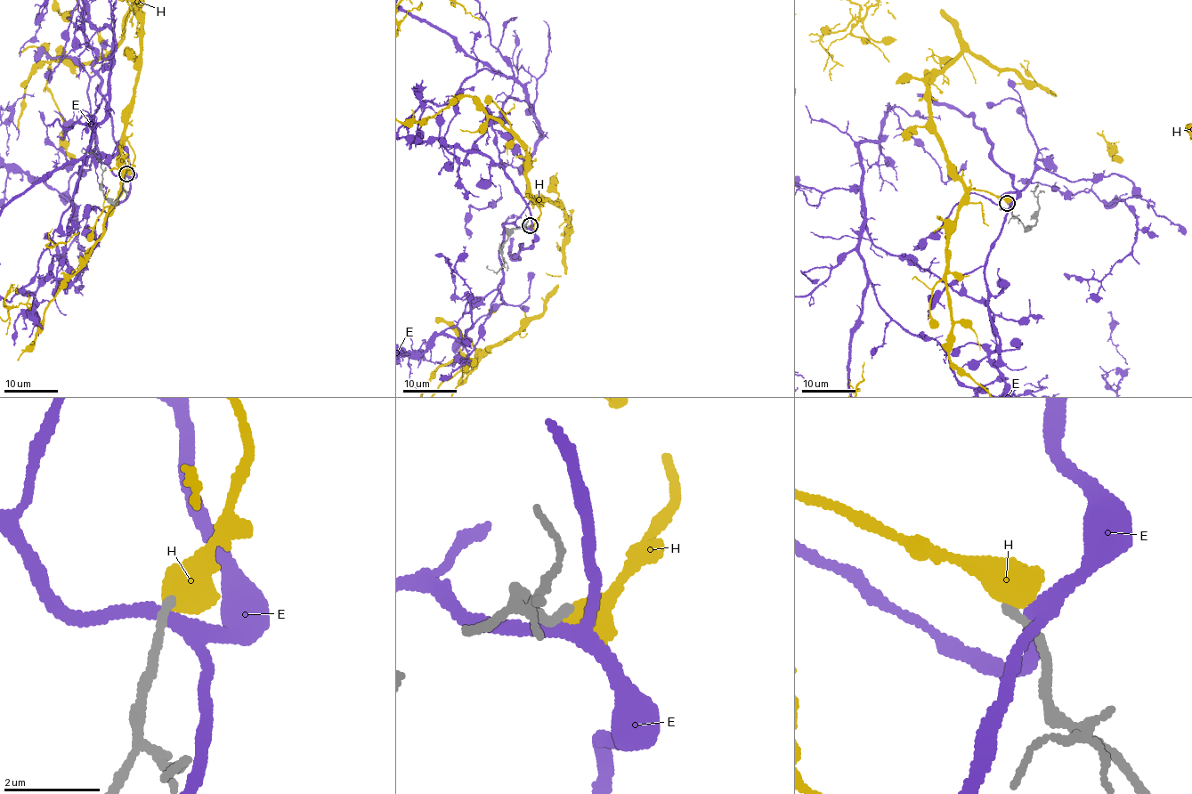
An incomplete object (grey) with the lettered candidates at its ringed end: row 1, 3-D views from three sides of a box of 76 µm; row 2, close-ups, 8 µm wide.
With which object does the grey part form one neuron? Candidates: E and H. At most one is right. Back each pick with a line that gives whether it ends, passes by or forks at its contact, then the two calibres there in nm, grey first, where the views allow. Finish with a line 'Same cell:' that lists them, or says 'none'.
Same cell: none

